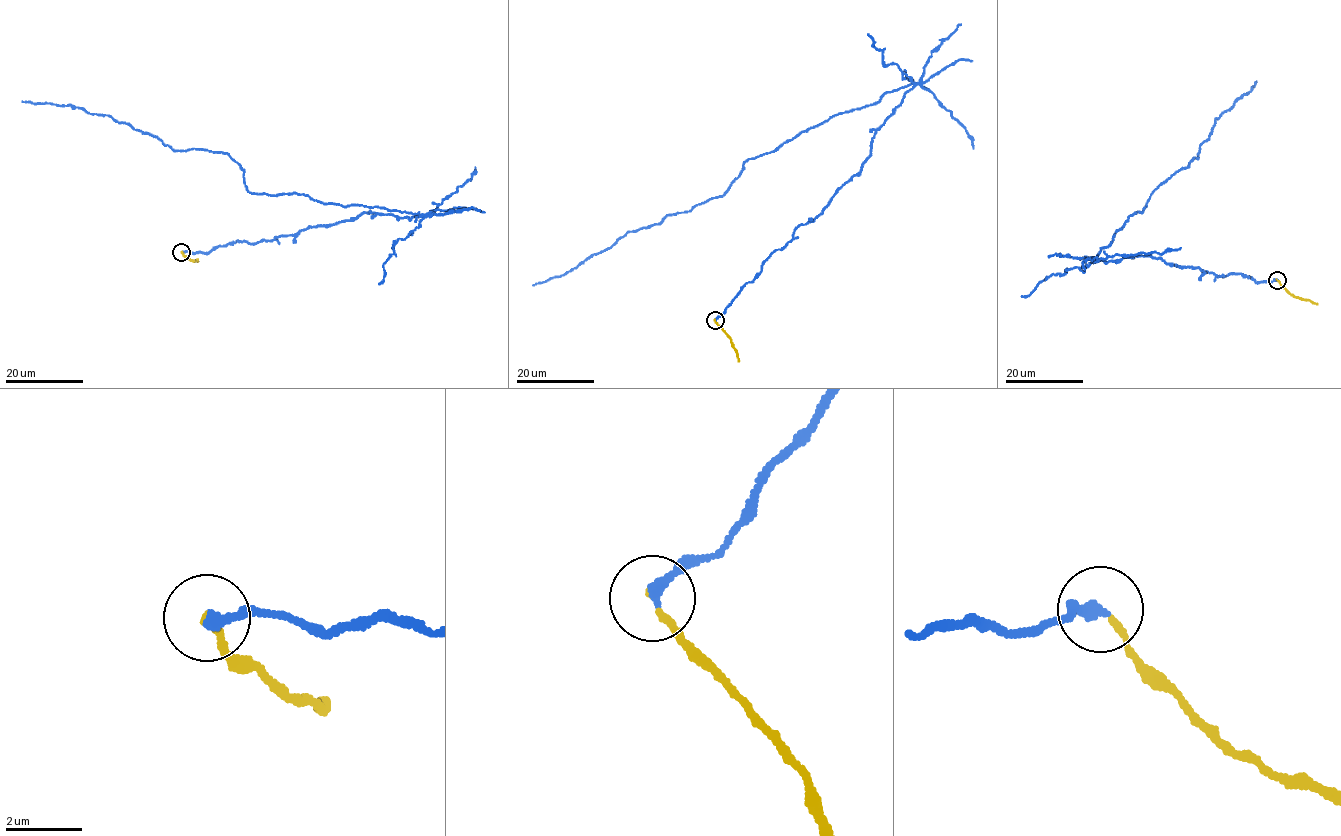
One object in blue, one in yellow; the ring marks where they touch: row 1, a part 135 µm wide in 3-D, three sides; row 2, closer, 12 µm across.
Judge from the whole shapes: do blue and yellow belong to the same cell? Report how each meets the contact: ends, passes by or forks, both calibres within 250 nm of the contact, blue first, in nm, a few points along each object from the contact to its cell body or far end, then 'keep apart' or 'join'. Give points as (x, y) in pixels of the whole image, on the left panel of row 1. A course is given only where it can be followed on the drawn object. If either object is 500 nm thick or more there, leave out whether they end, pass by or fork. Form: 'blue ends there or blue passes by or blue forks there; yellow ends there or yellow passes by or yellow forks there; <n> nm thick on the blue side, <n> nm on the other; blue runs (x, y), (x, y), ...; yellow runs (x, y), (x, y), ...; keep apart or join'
blue ends there; yellow ends there; 320 nm thick on the blue side, 160 nm on the other; blue runs (182, 251), (272, 240), (370, 211), (424, 216), (251, 193), (226, 153), (173, 151), (109, 115), (22, 101); yellow runs (182, 251), (198, 261); keep apart

